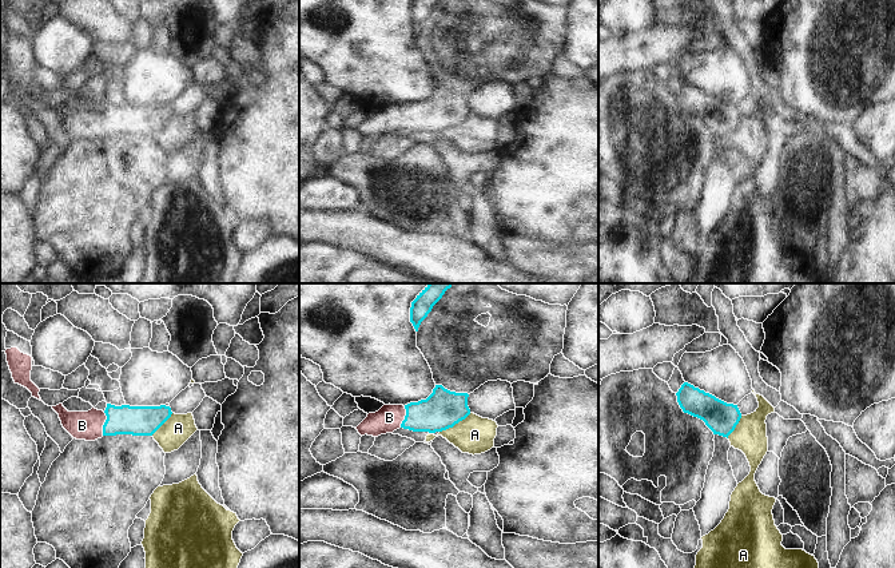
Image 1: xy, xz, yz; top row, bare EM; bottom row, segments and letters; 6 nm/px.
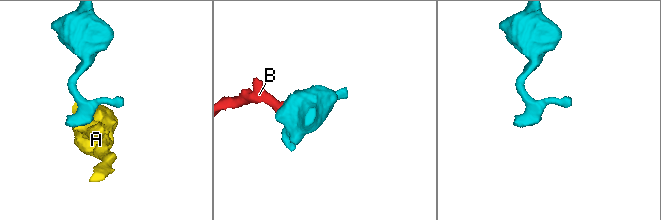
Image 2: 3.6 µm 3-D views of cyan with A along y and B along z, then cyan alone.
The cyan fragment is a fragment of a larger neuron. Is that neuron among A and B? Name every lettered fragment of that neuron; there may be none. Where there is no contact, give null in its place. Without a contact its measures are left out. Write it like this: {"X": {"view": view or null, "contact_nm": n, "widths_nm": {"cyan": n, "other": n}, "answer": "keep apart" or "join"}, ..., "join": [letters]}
{"A": {"view": "xz", "contact_nm": 220, "widths_nm": {"cyan": 240, "other": 220}, "answer": "keep apart"}, "B": {"view": "xy", "contact_nm": 140, "widths_nm": {"cyan": 180, "other": 180}, "answer": "join"}, "join": ["B"]}

